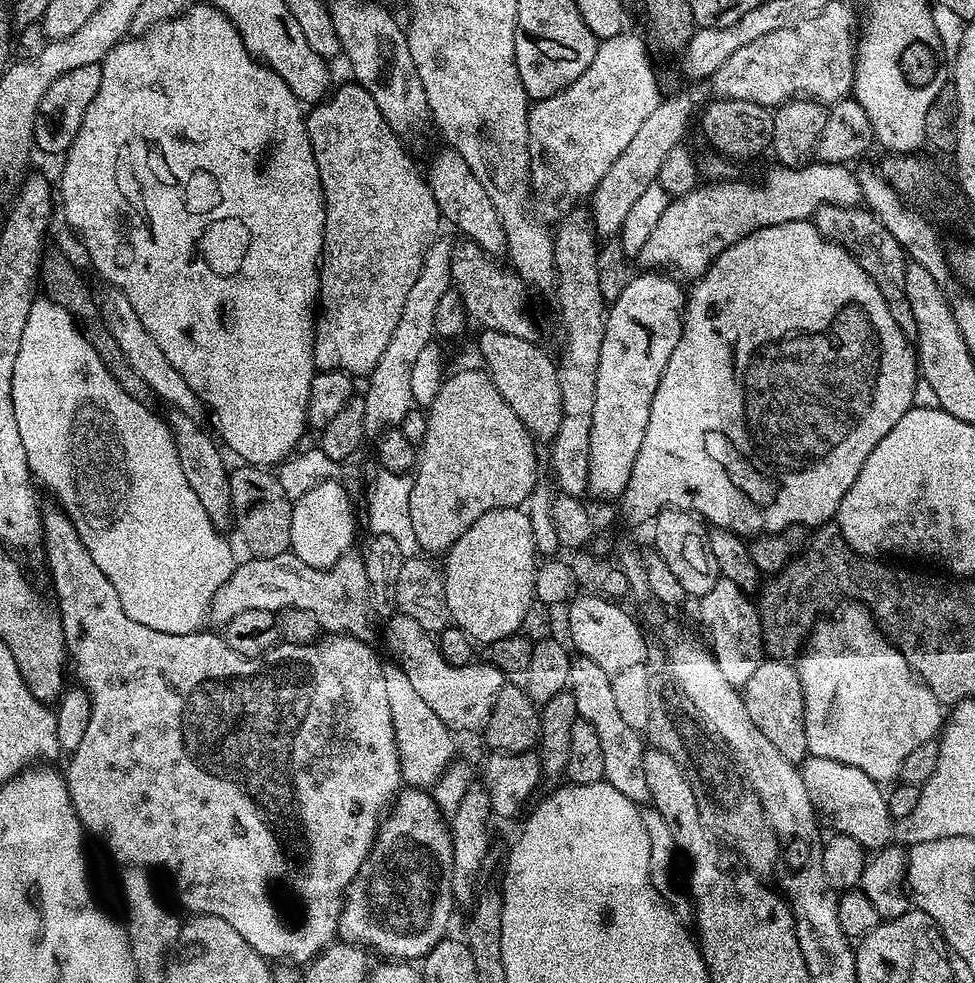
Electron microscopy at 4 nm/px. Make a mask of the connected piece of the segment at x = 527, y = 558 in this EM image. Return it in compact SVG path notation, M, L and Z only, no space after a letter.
M499 508L487 511L471 524L448 549L442 566L444 593L449 619L479 645L515 635L524 619L525 610L533 602L538 553L533 538L532 520L520 508Z

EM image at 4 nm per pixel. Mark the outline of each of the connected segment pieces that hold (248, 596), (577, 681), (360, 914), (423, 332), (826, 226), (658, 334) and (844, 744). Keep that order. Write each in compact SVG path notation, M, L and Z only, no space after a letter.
M291 551L282 555L248 558L248 561L233 569L227 582L215 592L209 619L211 623L223 626L244 609L274 613L284 609L304 610L316 618L325 633L354 637L364 643L371 643L376 636L364 561L355 554L342 557L327 570L306 566Z
M577 655L570 666L567 691L571 692L574 698L577 717L590 722L590 726L594 726L598 734L598 742L602 746L602 766L606 783L614 786L614 790L626 794L626 798L630 798L637 806L647 805L649 798L646 790L646 773L642 770L646 744L641 733L631 728L622 718L614 698L610 673L602 670L598 662L590 662L590 658Z
M411 786L405 787L397 795L390 811L380 822L380 830L376 834L376 841L372 843L372 848L368 852L368 857L362 862L358 874L350 882L350 886L344 891L344 905L340 911L340 926L338 936L341 941L357 946L363 946L373 953L381 952L384 958L391 958L396 962L416 962L425 956L438 941L445 939L449 935L448 923L452 920L452 833L447 819L440 817L440 808L428 797L427 791Z
M442 236L428 248L422 270L419 271L418 278L406 294L405 305L402 306L401 317L394 326L389 345L382 350L378 365L366 378L366 392L362 394L362 399L364 401L363 426L367 435L376 436L388 428L399 427L402 418L414 406L411 371L414 370L415 359L433 341L435 311L442 296L451 289L453 247L453 241L450 242Z
M824 204L816 211L814 223L827 240L833 240L835 244L842 245L855 258L858 266L862 266L862 270L870 274L874 286L878 286L890 310L890 318L898 322L904 336L915 337L914 314L910 310L910 302L906 302L906 270L909 261L906 259L904 247L896 241L894 234L890 234L890 230L882 226L882 222L875 213L864 206Z
M644 270L641 276L633 275L628 281L628 285L622 290L618 299L610 304L606 312L604 322L604 337L602 338L602 348L598 359L597 386L594 388L594 412L593 425L590 426L590 454L589 454L589 474L588 487L591 495L608 496L619 498L624 495L626 486L630 482L630 470L634 470L634 458L638 458L638 450L642 450L642 438L646 438L646 422L650 422L650 406L654 402L654 394L658 390L658 382L666 370L666 362L670 362L670 354L674 354L674 346L678 346L678 338L682 334L684 317L682 315L686 307L685 289L680 289L679 279L671 280L660 270Z
M848 602L843 606L845 608L841 610L840 616L834 617L833 620L821 619L813 627L794 664L796 673L798 674L798 682L802 682L804 717L806 718L806 746L808 747L809 753L818 758L830 758L834 762L842 762L846 766L854 766L858 770L862 770L862 774L866 774L871 780L877 782L885 782L884 780L892 782L901 775L906 758L909 757L913 750L918 746L922 746L922 742L937 739L938 733L941 731L946 719L946 712L940 700L934 698L931 690L926 685L920 683L916 673L913 672L912 668L906 662L906 658L902 658L902 654L878 627L876 621L872 618L871 611L859 602Z

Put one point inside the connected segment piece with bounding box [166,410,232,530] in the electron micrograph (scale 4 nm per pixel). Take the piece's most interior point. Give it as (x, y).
(202, 462)

